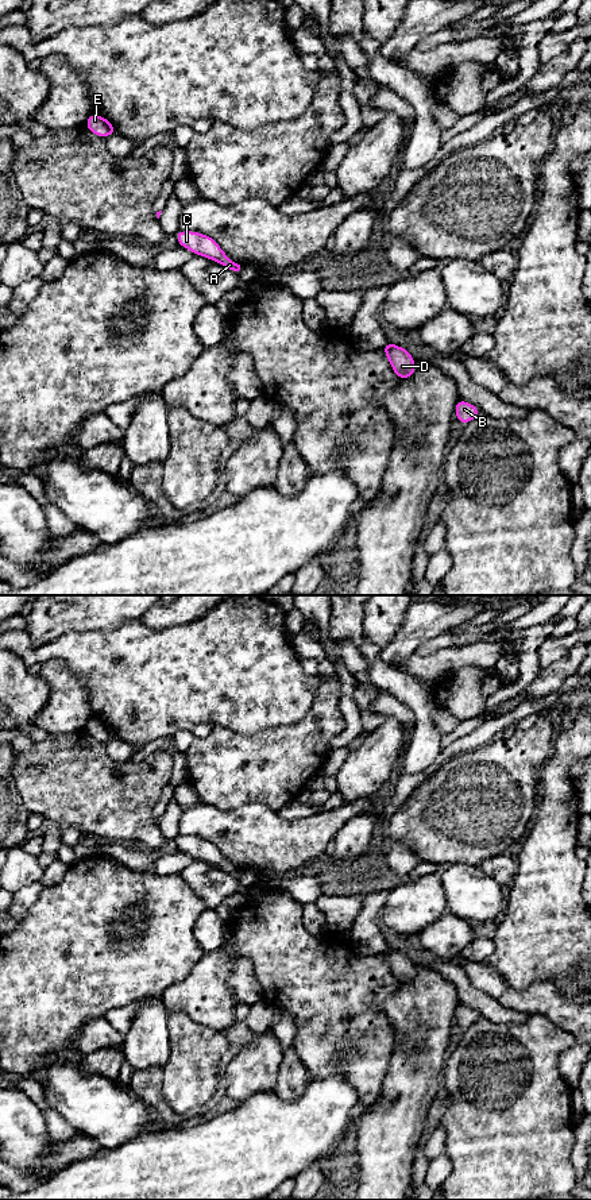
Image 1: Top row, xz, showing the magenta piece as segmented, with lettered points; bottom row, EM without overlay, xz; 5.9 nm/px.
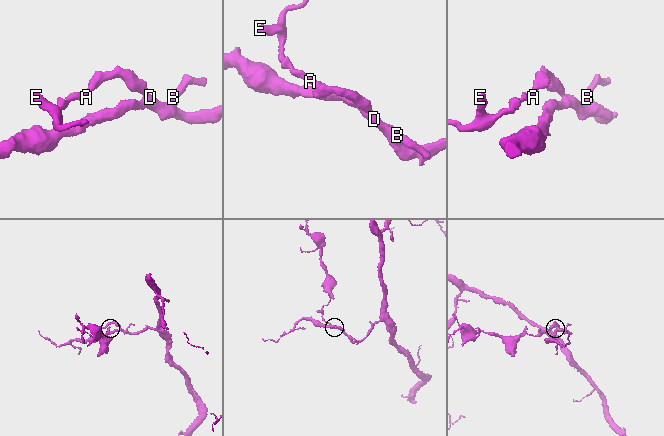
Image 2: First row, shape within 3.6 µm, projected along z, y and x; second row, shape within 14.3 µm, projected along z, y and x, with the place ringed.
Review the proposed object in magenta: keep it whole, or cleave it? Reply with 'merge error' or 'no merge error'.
merge error

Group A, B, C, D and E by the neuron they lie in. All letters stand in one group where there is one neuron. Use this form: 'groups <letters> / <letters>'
groups A C E / B D

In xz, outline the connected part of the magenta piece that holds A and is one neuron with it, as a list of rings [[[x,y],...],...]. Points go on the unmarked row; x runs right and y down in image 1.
[[[178,834],[175,837],[175,842],[178,845],[178,850],[190,854],[194,860],[206,861],[233,876],[240,875],[240,869],[228,863],[216,845],[210,841],[194,836]]]

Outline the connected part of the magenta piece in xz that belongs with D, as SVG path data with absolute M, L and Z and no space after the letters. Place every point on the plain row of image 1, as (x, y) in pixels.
M386 948L382 953L390 971L399 984L409 984L416 977L416 966L407 953L398 952L397 949Z

